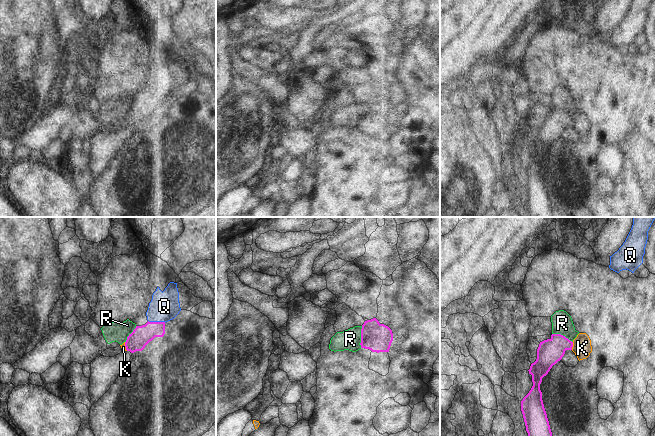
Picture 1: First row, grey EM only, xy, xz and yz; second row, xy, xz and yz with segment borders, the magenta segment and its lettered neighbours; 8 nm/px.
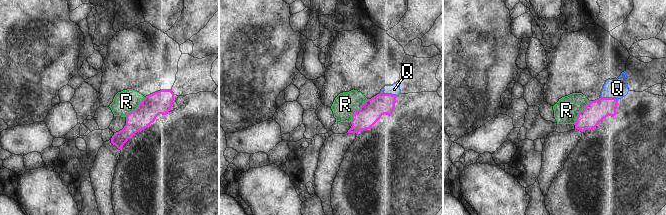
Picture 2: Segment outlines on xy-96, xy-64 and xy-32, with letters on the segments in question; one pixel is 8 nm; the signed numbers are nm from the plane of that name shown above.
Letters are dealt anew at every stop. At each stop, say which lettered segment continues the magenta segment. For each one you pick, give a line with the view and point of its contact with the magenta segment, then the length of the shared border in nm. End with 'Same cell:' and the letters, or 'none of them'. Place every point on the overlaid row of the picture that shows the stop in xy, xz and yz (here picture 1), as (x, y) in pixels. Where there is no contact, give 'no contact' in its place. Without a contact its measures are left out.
Q: xy (157, 322) | 140 nm
Same cell: Q

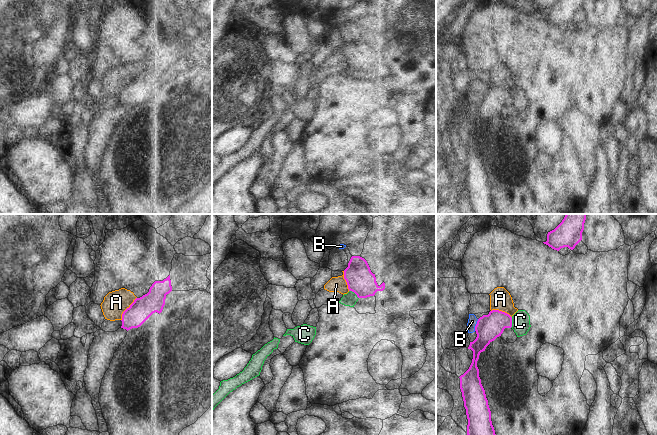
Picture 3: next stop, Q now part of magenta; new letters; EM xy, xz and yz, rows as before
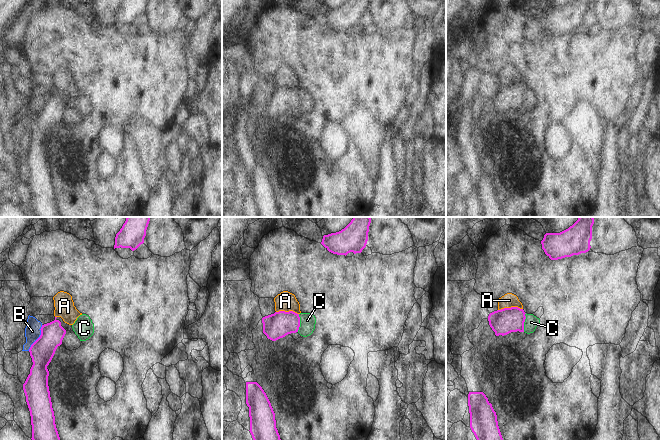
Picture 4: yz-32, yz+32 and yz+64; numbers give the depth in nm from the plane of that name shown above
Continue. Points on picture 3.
Same cell: none of them

